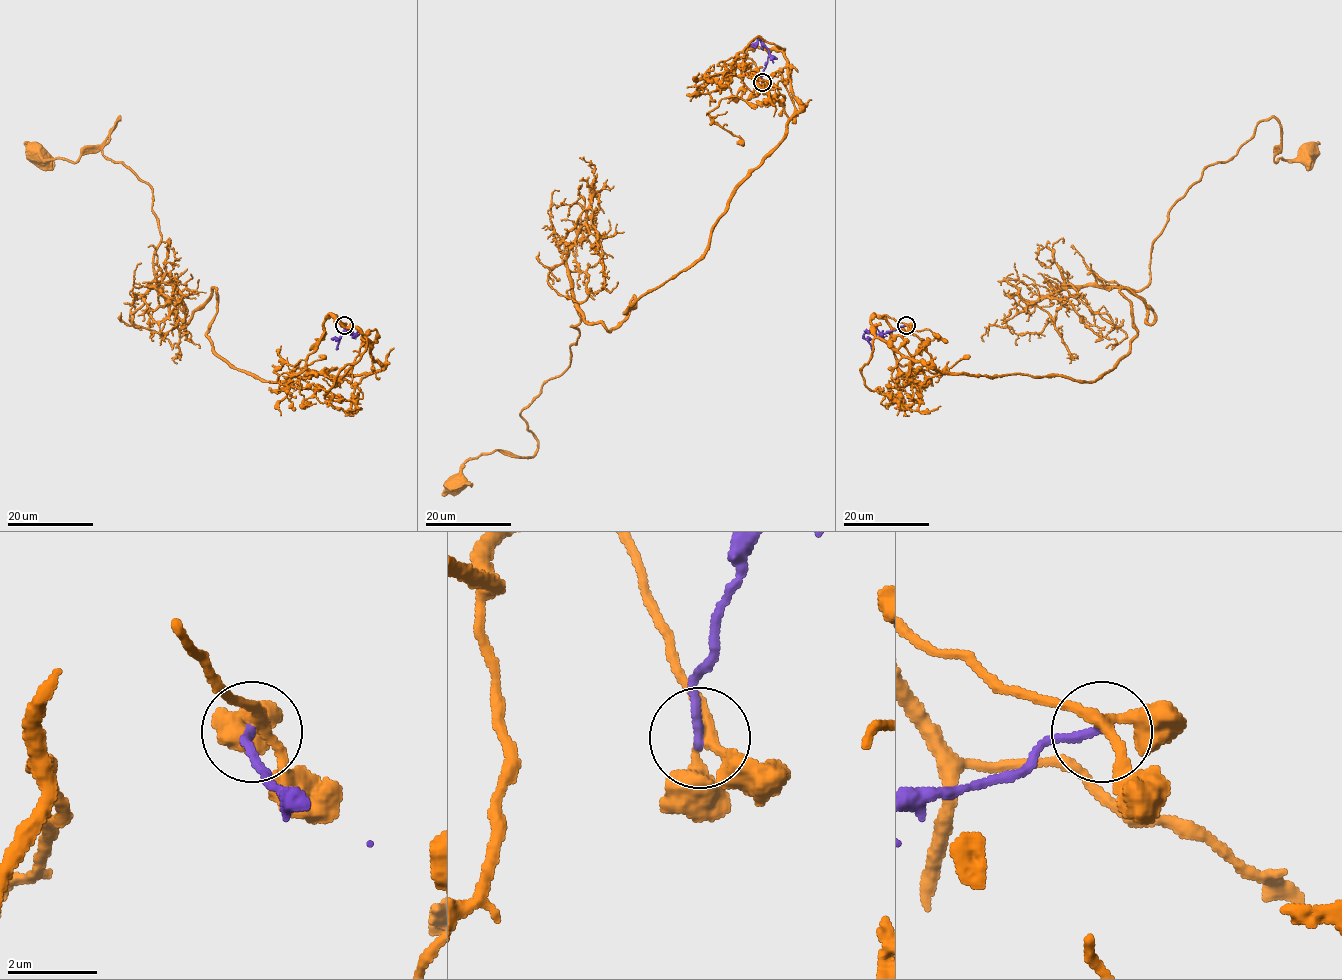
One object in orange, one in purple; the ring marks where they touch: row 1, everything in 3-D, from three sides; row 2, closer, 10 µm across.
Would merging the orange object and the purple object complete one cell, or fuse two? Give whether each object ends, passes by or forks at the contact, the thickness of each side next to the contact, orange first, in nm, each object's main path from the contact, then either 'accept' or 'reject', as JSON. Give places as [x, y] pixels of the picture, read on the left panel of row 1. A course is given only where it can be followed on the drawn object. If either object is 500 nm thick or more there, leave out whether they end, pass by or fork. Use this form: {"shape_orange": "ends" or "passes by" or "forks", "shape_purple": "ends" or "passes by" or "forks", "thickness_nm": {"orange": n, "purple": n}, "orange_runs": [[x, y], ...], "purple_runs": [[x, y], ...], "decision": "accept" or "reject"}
{"shape_orange": "forks", "shape_purple": "ends", "thickness_nm": {"orange": 240, "purple": 200}, "orange_runs": [[343, 324], [380, 369], [230, 366], [214, 288], [187, 323], [159, 293], [120, 118], [34, 155]], "purple_runs": [[343, 325], [351, 334], [342, 333], [336, 349]], "decision": "reject"}

